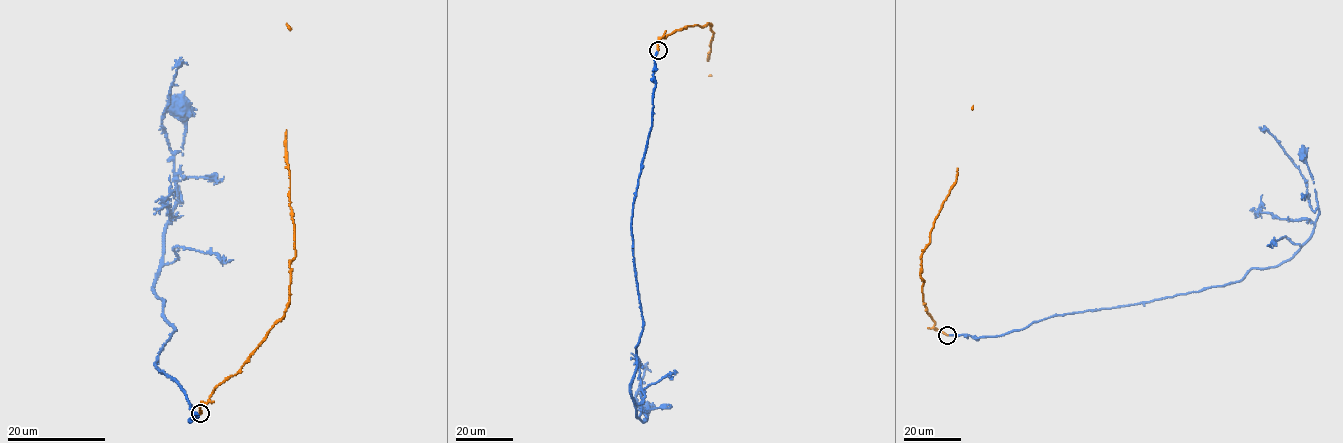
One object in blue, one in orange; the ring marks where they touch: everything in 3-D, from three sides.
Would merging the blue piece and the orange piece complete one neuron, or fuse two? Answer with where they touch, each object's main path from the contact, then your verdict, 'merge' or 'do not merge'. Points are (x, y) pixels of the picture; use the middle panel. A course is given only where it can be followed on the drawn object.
at (658, 50); blue runs (658, 50), (631, 227), (643, 327), (630, 392), (645, 421), (643, 405); orange runs (658, 50), (658, 42), (663, 37), (686, 26), (709, 23), (713, 32), (708, 76); do not merge

